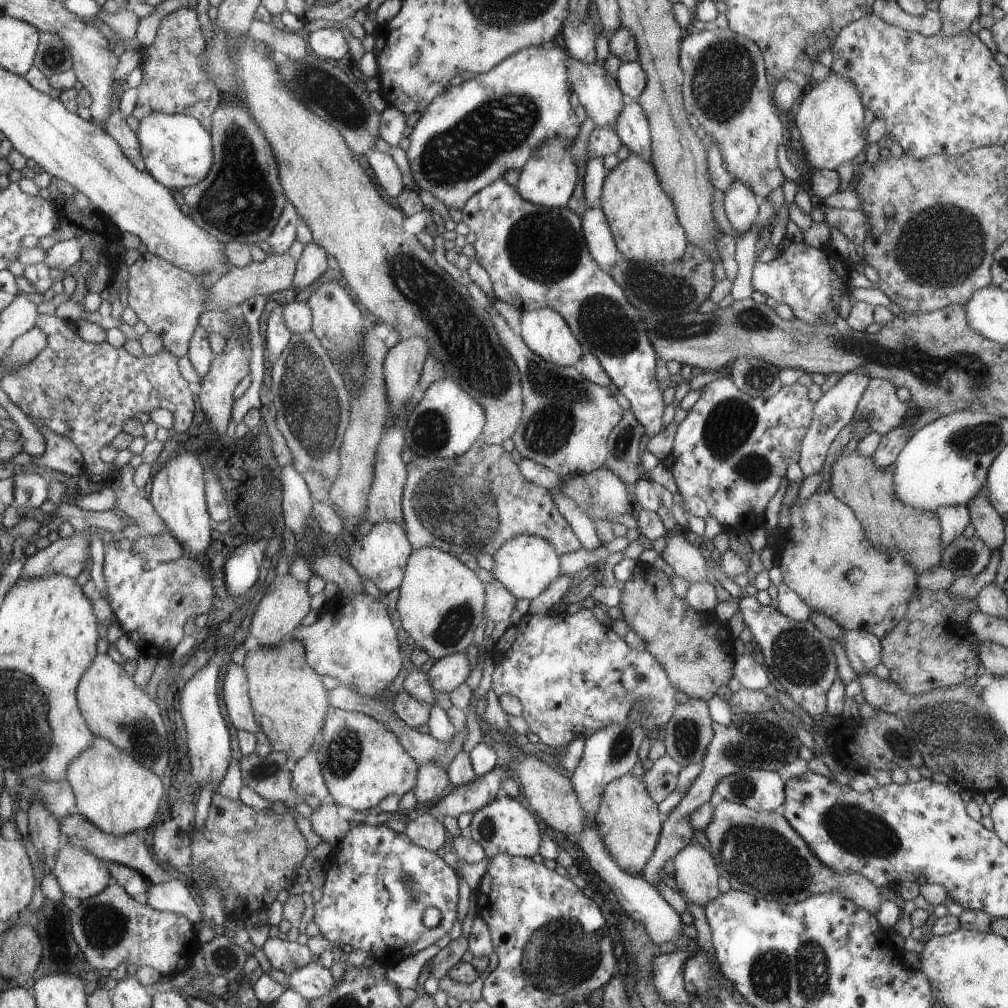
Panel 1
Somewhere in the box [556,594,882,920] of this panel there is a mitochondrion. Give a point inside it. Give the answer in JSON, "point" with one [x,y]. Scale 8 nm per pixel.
{"point":[761,857]}

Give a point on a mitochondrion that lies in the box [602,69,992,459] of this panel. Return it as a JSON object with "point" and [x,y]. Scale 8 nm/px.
{"point":[943,245]}

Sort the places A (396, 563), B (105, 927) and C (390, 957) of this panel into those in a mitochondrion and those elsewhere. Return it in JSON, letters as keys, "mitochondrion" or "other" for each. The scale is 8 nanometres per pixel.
{"A":"other","B":"mitochondrion","C":"other"}

